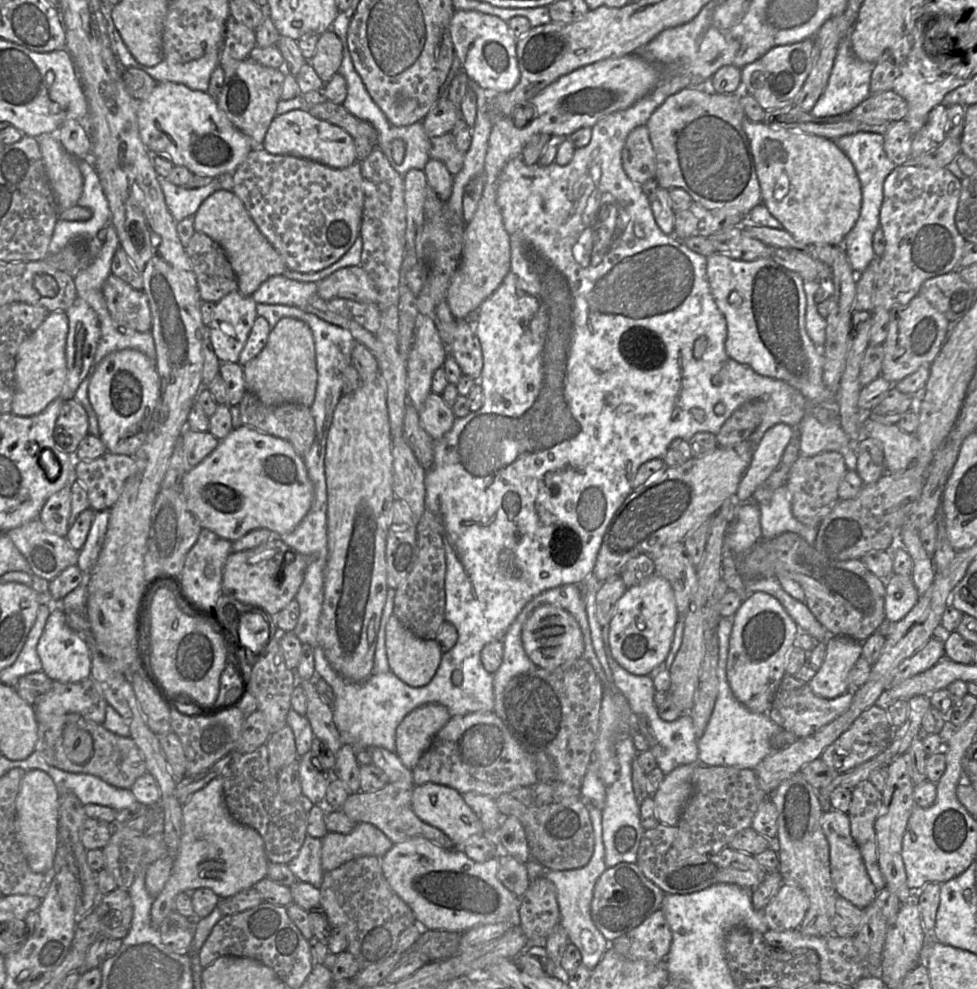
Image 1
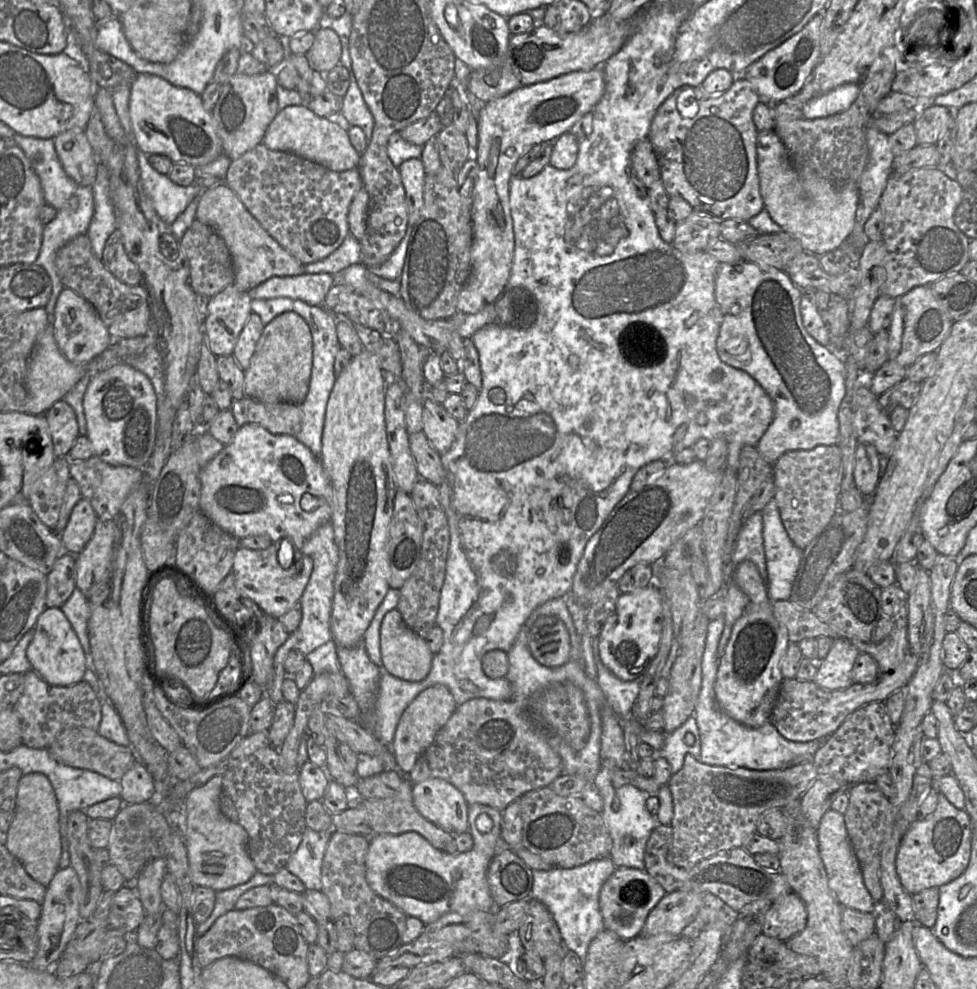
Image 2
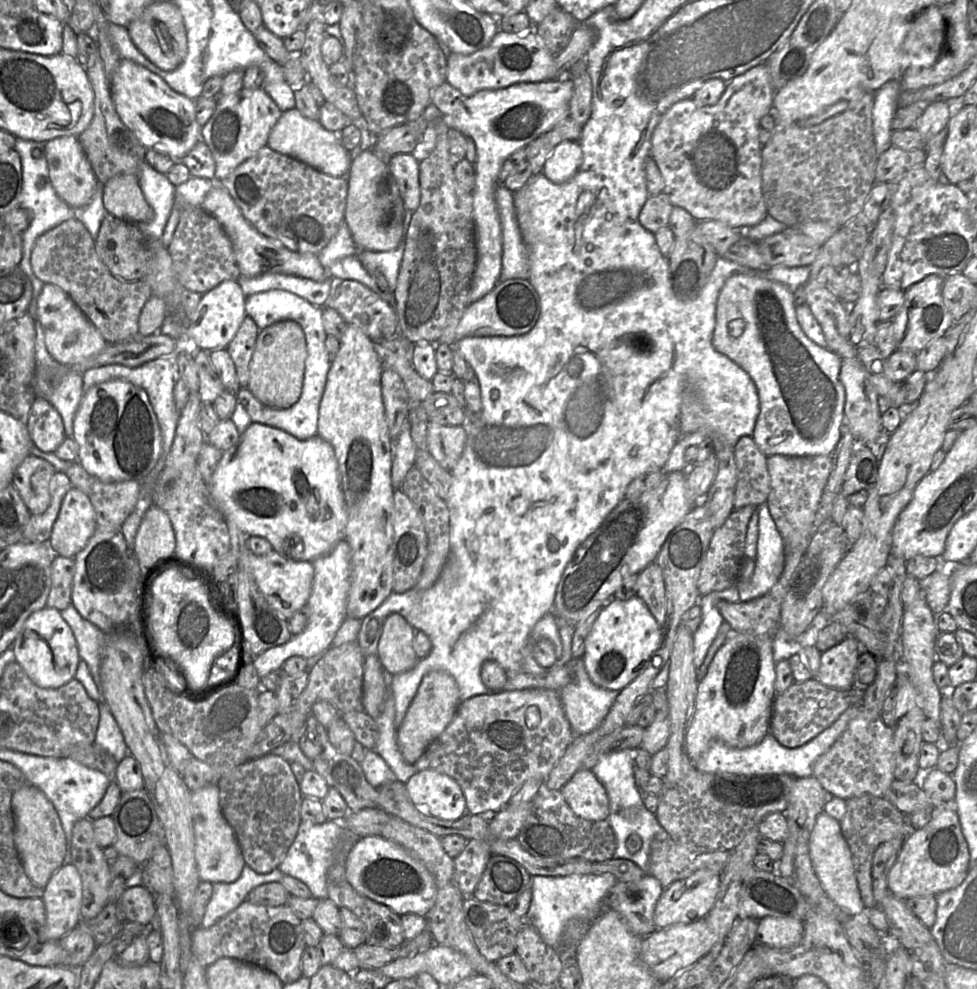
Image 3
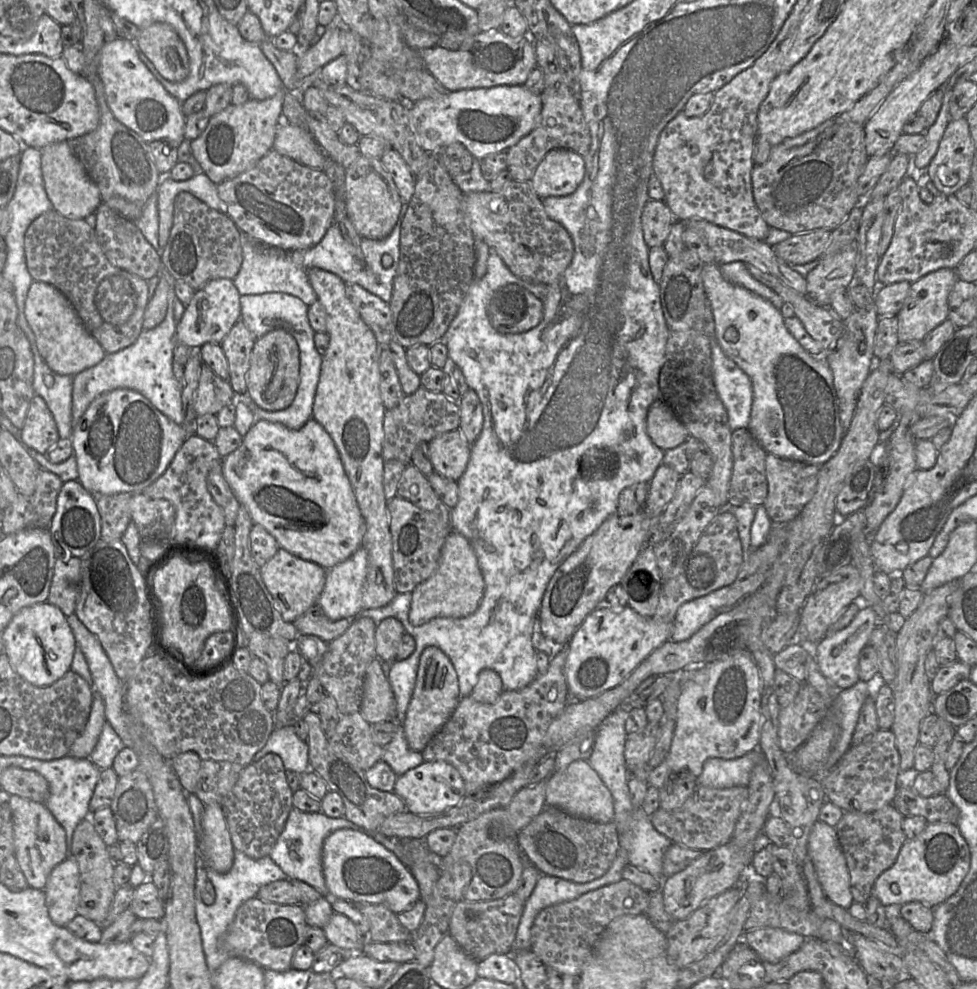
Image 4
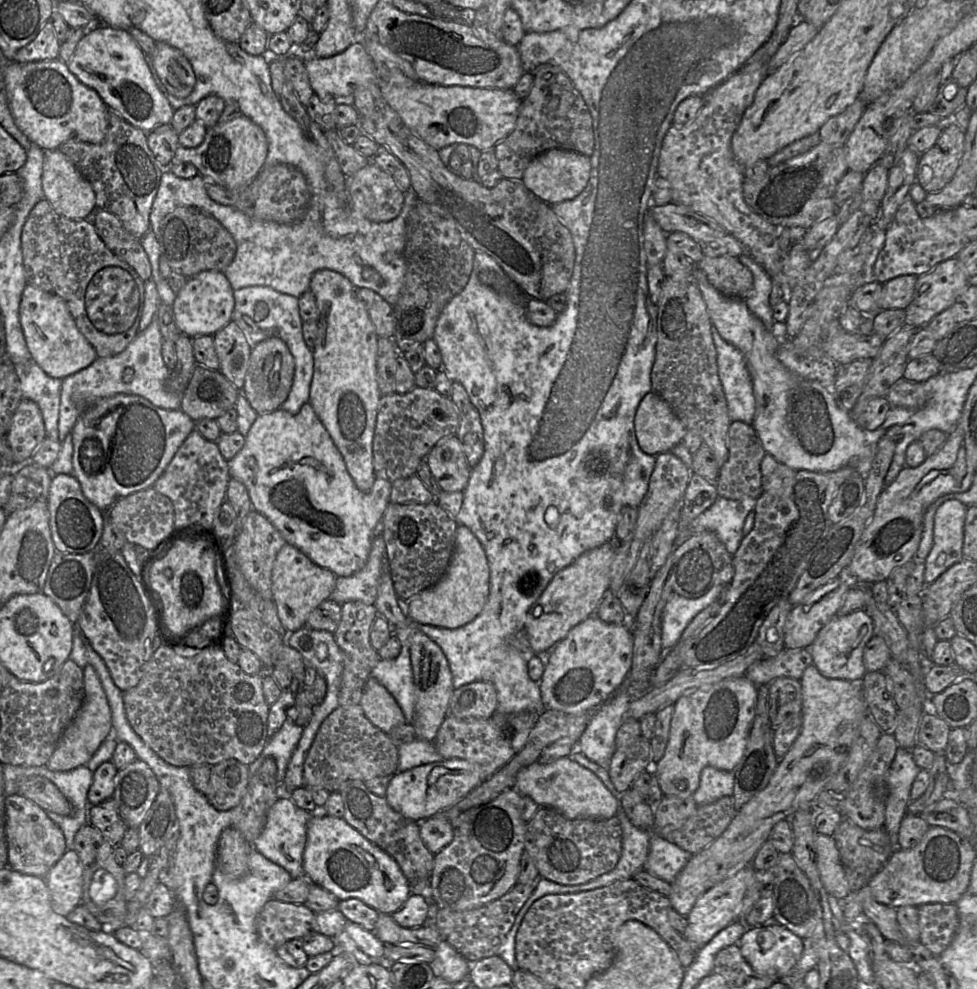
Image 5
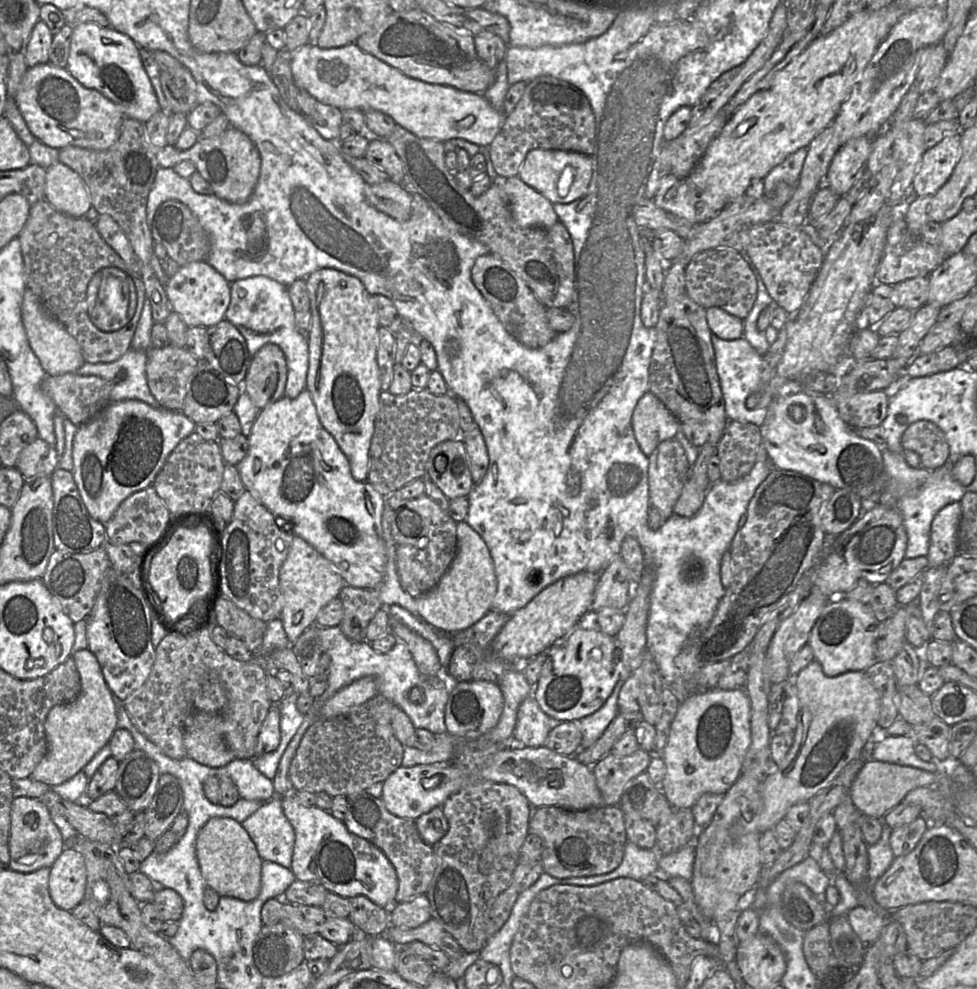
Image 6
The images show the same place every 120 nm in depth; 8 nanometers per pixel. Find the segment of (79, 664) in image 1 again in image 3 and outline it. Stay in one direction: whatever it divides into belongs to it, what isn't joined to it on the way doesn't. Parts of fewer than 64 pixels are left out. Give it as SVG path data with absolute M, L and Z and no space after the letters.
M48 606L32 613L13 641L15 661L39 687L58 688L73 678L80 661L76 639L60 611Z

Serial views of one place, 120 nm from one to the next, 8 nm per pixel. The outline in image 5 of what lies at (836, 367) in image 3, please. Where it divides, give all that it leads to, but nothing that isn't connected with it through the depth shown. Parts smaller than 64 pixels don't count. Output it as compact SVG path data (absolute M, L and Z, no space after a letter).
M696 266L692 275L711 323L745 358L756 404L752 426L766 453L795 471L830 472L853 466L866 478L877 452L876 442L870 442L867 430L856 424L850 412L838 406L831 387L805 379L785 367L777 357L779 342L776 337L748 309L743 299L723 295Z

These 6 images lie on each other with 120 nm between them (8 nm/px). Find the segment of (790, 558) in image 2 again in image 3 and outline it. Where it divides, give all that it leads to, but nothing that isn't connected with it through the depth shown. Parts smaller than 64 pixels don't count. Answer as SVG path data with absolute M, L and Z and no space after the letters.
M767 502L757 507L758 541L755 569L747 582L736 582L740 601L763 596L780 578L785 564L784 542L770 514Z

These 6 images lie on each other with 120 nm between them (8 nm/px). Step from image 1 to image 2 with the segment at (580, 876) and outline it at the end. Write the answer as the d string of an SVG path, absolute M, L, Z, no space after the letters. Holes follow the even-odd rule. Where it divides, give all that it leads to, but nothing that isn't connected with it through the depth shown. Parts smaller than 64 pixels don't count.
M608 856L570 869L554 867L547 871L532 870L531 898L547 907L557 923L565 949L577 954L582 967L591 941L605 929L599 907L599 895L603 884L615 869L616 866ZM580 894L587 897L585 903L579 899Z

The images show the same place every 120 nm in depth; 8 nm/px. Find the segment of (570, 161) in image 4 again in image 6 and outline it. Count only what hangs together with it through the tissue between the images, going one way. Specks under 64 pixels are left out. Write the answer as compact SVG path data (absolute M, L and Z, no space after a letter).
M534 149L527 154L518 176L552 204L570 203L582 197L588 189L592 177L592 157L573 151Z

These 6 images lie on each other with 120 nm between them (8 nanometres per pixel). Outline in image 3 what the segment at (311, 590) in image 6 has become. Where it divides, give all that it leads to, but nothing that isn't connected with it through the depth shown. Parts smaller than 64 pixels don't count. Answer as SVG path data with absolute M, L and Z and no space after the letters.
M274 549L263 555L255 555L250 551L249 562L258 589L279 616L288 620L307 604L314 579L312 562L296 561Z

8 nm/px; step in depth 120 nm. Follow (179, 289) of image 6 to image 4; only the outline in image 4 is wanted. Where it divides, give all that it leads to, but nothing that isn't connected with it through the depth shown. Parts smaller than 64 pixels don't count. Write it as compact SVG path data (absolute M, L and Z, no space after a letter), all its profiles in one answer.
M219 278L195 290L182 318L176 325L175 340L188 347L200 348L205 343L221 343L234 324L241 319L240 293L231 279Z

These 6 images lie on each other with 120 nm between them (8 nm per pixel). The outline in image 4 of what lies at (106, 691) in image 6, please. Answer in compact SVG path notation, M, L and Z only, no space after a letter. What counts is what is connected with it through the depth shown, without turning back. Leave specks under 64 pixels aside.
M91 685L91 689L93 699L87 724L69 751L69 755L76 758L90 758L106 722L103 699L96 691L95 685Z

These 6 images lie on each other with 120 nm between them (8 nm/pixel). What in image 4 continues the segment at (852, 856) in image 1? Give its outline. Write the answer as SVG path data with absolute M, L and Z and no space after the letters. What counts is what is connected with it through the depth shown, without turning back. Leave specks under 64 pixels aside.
M817 820L809 836L808 855L827 898L848 909L854 899L846 858L836 828Z

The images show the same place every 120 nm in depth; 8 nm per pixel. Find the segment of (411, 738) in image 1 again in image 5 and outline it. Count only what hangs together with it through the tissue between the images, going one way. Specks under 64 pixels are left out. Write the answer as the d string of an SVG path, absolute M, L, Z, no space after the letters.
M419 629L411 631L409 650L416 694L415 715L411 724L417 739L433 741L449 713L449 702L454 690L451 670L440 646Z

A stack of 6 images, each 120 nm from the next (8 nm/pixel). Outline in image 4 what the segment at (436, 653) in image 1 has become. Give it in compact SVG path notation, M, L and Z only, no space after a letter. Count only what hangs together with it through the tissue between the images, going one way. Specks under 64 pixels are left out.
M394 617L383 619L375 629L377 658L387 663L395 661L404 633L406 633L405 628L398 619Z

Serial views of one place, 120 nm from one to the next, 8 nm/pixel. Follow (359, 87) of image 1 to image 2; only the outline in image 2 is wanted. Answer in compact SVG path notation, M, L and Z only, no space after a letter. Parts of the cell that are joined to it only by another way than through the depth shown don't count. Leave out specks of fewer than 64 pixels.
M342 50L340 64L343 65L349 73L349 87L341 99L341 121L346 126L360 127L364 131L366 140L369 143L372 138L374 118L358 86L352 69L349 50Z

